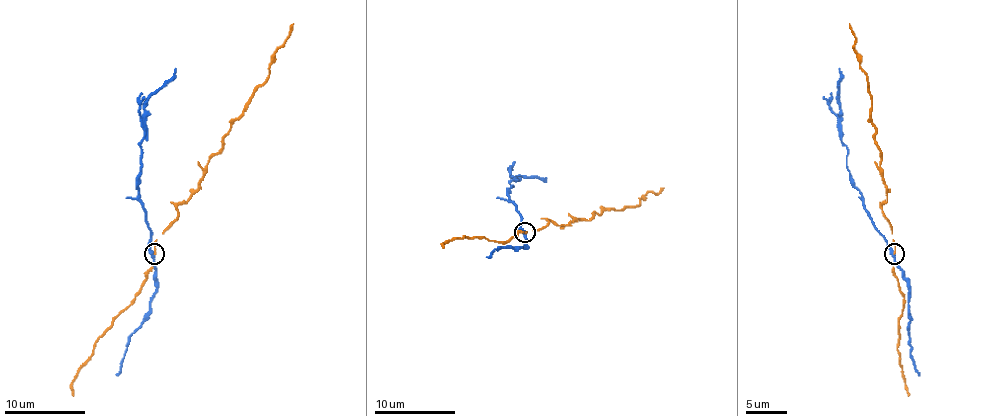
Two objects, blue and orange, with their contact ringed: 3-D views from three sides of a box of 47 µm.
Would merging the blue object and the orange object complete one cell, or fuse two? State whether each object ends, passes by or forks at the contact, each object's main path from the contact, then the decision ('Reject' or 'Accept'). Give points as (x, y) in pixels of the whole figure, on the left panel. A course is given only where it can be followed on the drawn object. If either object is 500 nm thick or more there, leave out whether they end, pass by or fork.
At the ring blue passes by. At the ring orange ends. Course of blue: (154, 253), (150, 249), (150, 229), (137, 184), (143, 138), (143, 103), (176, 69). Course of orange: (154, 253), (154, 241), (178, 215), (176, 206), (196, 188), (223, 138), (265, 81), (271, 54), (294, 24). Reject

